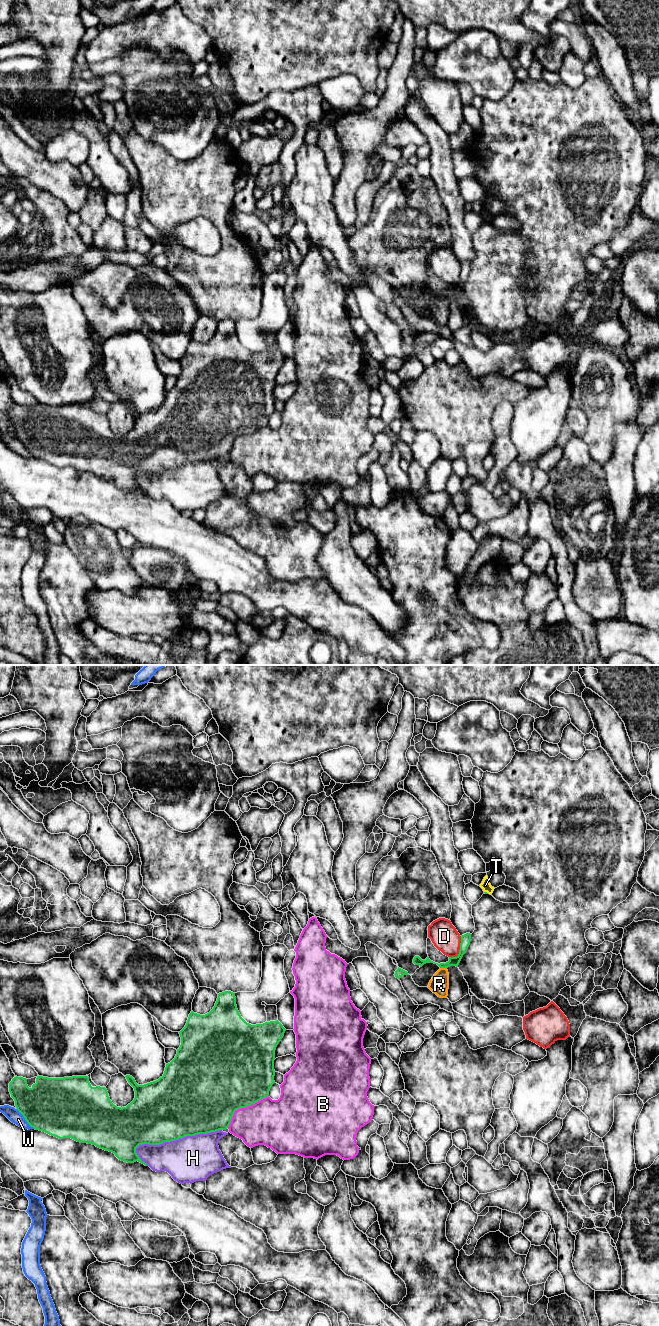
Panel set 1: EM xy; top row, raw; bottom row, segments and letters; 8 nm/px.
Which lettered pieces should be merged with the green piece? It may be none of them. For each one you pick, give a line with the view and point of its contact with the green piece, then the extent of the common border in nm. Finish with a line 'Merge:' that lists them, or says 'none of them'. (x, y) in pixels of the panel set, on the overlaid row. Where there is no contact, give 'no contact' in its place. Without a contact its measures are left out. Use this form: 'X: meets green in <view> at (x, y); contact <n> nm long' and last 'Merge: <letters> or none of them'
Merge: none of them

